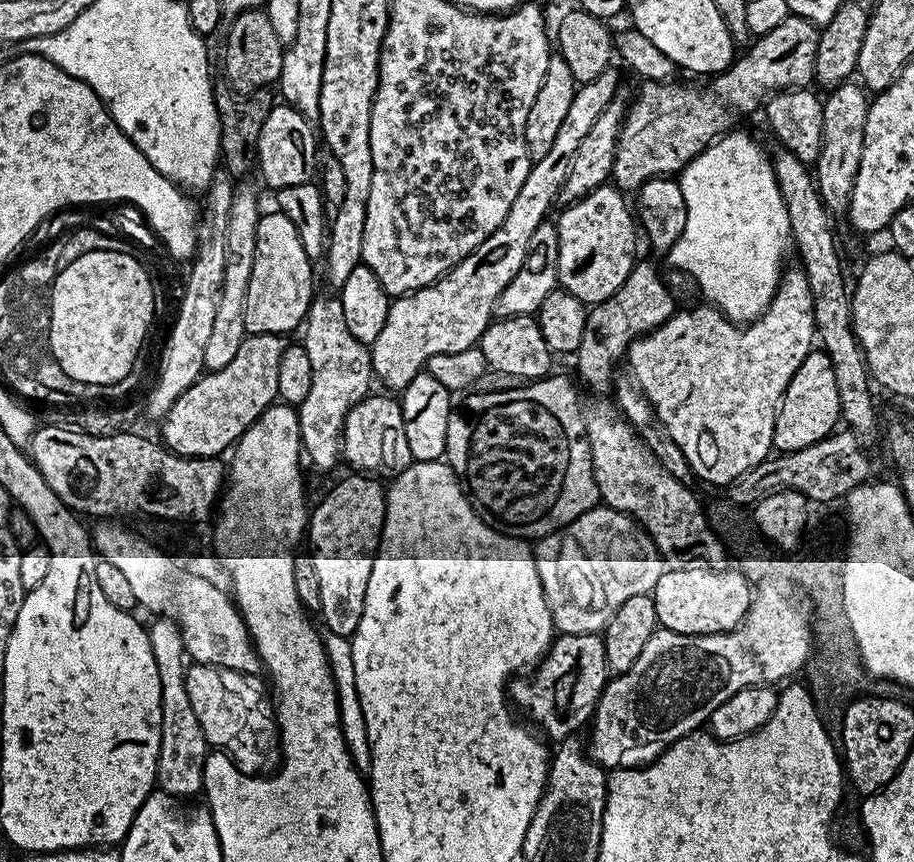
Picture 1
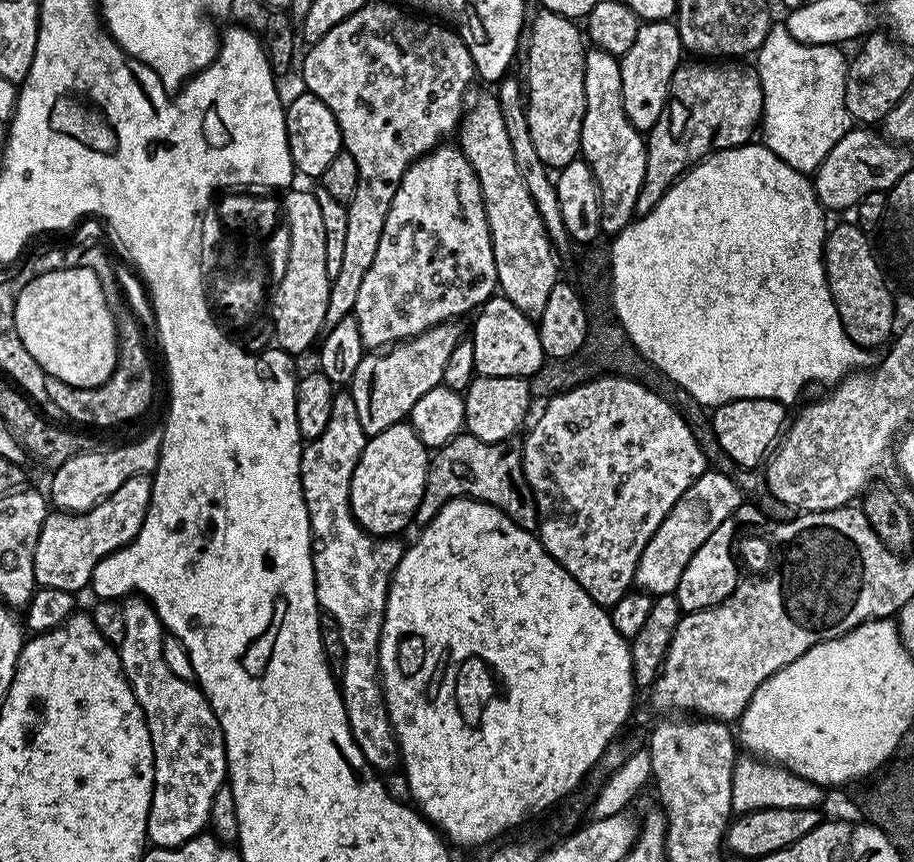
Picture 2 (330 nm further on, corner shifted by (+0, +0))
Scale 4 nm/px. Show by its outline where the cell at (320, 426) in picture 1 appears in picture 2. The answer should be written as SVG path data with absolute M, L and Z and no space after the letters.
M340 390L332 397L330 418L324 432L318 438L307 441L300 453L300 485L304 491L304 500L308 504L308 517L312 527L312 565L316 571L316 602L327 615L338 622L342 634L342 646L346 650L344 668L338 673L340 695L344 697L344 709L354 742L366 758L366 762L377 773L388 774L401 763L400 743L392 729L392 723L386 710L384 692L380 689L378 665L380 662L380 631L386 610L388 588L392 584L392 571L402 558L405 545L396 538L381 538L365 532L356 521L350 506L350 478L358 458L366 446L368 437L358 422L358 410L354 407L351 391Z

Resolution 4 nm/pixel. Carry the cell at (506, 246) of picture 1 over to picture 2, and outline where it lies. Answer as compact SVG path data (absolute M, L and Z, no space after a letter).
M456 322L439 324L379 354L365 354L362 362L358 362L350 391L365 436L377 436L382 434L382 430L401 423L411 413L414 402L422 398L422 394L443 385L446 362L454 346L458 346L462 339L458 325Z

